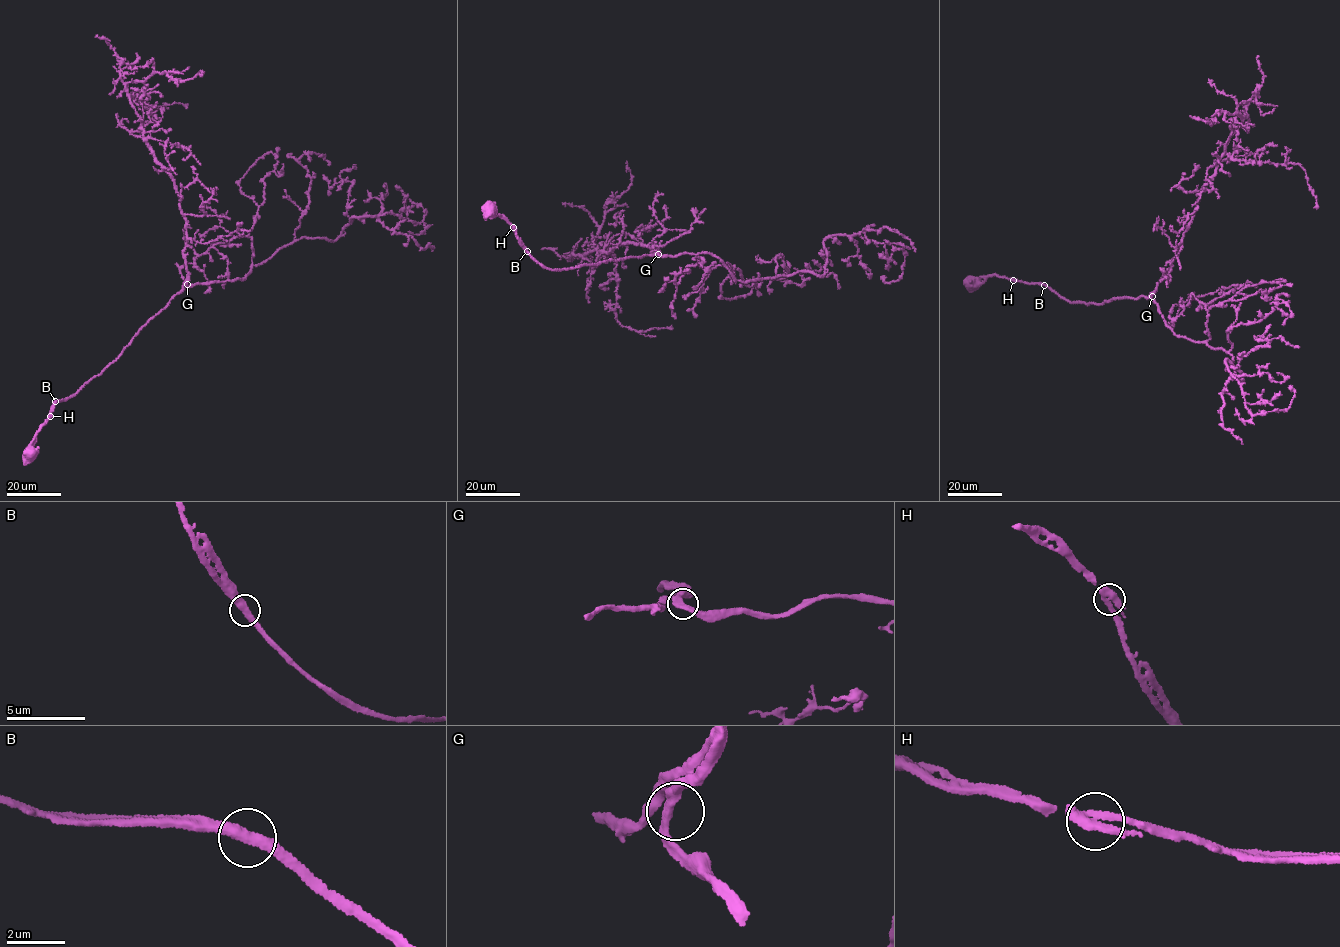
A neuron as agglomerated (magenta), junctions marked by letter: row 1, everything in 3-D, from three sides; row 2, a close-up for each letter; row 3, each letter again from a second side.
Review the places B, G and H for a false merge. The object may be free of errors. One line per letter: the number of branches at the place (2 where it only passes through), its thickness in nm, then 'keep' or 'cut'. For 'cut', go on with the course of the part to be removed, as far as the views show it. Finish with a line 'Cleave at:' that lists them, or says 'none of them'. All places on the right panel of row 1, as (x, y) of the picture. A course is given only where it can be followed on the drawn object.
B: 2 branches meet; 380 nm thick; keep
G: 2 branches meet; 360 nm thick; keep
H: 2 branches meet; 400 nm thick; keep
Cleave at: none of them

